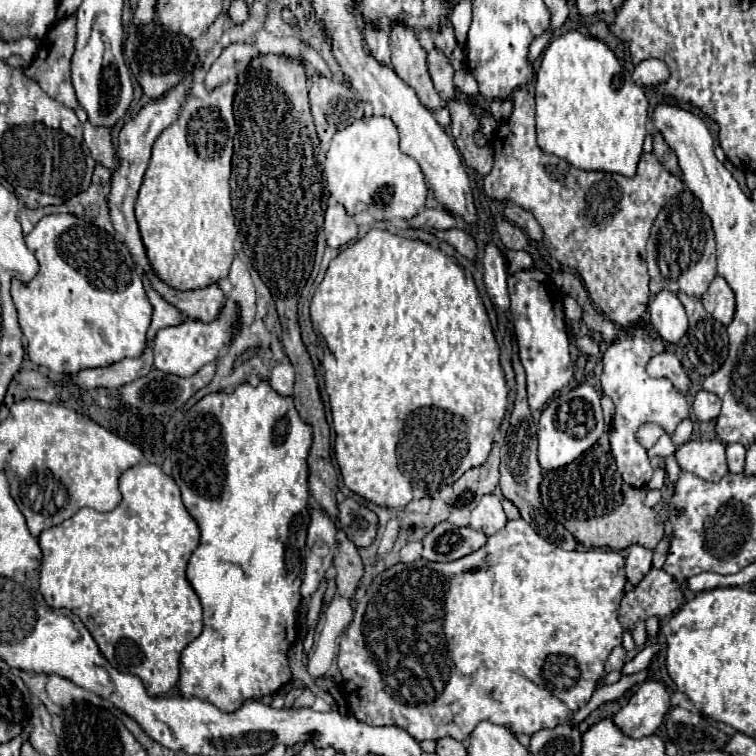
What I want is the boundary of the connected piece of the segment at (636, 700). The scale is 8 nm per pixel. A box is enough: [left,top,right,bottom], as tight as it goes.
[613,681,671,739]

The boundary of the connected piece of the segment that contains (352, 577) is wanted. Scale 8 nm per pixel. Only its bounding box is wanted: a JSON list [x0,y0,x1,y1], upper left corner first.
[335,539,363,599]

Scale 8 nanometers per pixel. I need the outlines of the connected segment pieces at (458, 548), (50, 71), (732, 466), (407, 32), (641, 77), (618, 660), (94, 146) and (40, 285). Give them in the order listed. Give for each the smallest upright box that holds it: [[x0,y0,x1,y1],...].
[[423,521,487,561],[25,13,77,109],[727,443,745,473],[391,21,449,109],[631,59,663,87],[605,646,626,674],[83,121,115,171],[11,213,153,375]]

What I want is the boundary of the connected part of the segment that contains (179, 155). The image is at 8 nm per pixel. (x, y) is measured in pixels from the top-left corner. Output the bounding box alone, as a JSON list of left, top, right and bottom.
[135,81,237,291]

